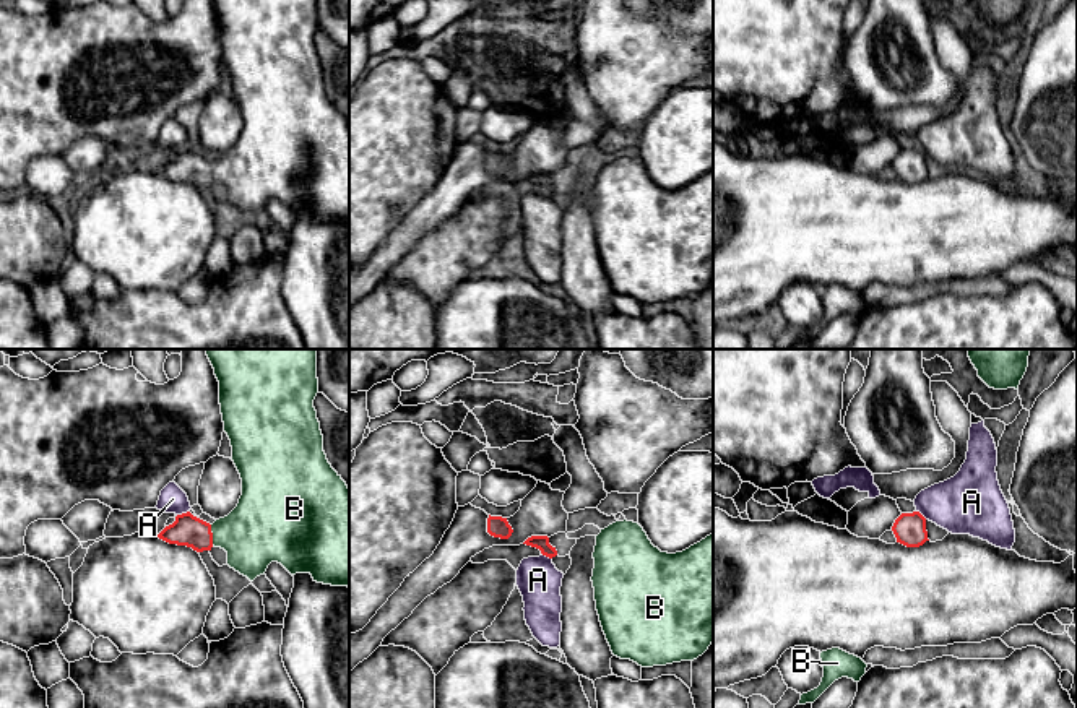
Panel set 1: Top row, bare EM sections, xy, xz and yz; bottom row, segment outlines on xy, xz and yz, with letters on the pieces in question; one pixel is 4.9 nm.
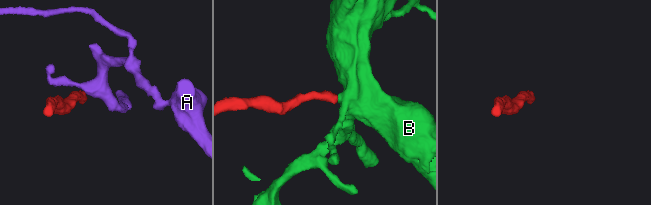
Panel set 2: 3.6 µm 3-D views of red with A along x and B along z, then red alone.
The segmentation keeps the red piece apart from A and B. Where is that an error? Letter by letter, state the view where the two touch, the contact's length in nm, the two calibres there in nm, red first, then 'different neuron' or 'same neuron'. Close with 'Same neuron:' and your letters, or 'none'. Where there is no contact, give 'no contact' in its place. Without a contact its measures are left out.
A: meets red in xy; contact 70 nm long; 160 nm thick on the red side, 140 nm on the other; different neuron
B: meets red in xy; contact 110 nm long; 160 nm thick on the red side, 340 nm on the other; same neuron
Same neuron: B

